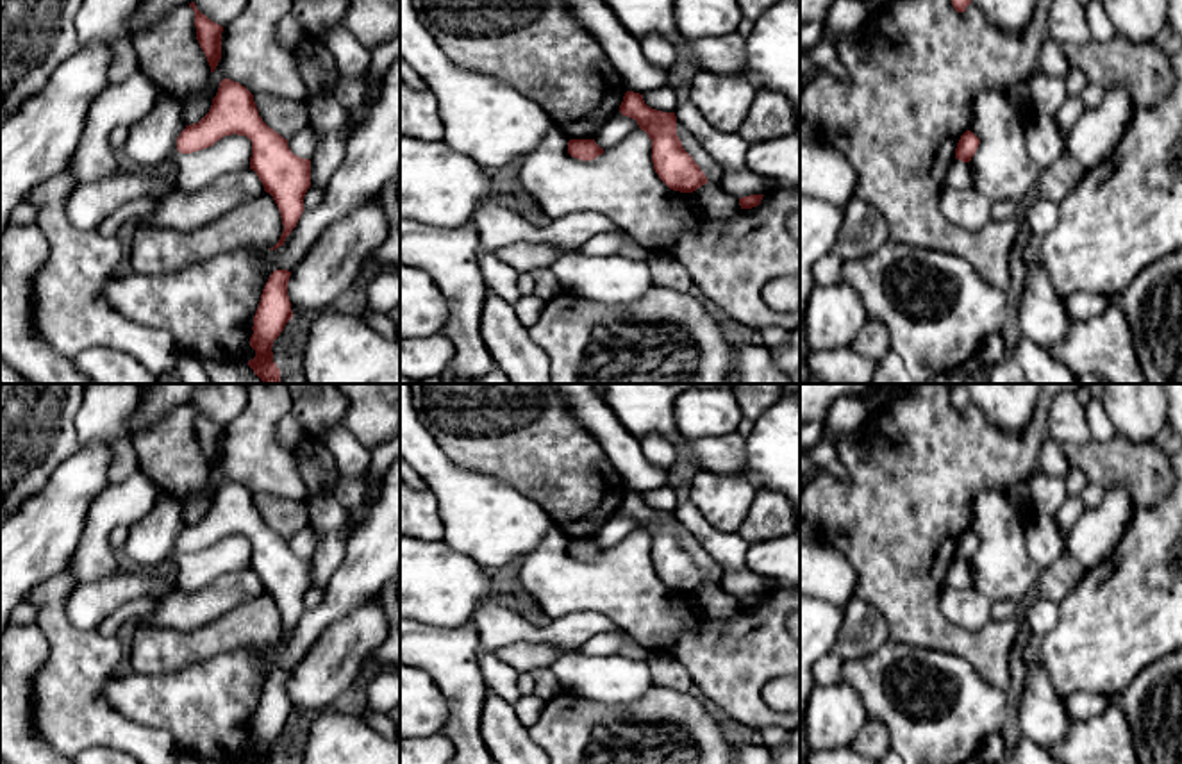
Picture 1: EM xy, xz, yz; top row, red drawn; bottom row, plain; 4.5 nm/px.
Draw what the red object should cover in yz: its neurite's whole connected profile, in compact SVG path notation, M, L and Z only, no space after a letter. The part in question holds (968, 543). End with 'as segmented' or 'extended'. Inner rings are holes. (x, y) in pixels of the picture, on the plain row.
M966 530L957 543L955 559L962 562L970 562L978 544L980 544L980 539L971 530Z; as segmented

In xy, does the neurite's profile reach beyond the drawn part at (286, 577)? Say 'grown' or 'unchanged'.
unchanged

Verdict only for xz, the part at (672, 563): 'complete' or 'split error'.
complete

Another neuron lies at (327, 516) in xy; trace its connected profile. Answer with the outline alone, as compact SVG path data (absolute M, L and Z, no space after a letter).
M332 494L309 498L309 525L320 536L311 555L311 587L327 585L346 557L348 509Z

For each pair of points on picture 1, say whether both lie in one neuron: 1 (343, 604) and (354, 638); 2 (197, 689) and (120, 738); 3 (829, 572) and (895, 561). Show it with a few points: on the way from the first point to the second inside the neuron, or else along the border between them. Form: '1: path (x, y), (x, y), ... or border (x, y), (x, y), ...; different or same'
1: border (377, 595), (331, 623), (315, 641); different
2: border (106, 700), (127, 718), (163, 729), (177, 745); different
3: border (822, 539), (836, 548), (856, 572), (854, 595); different

